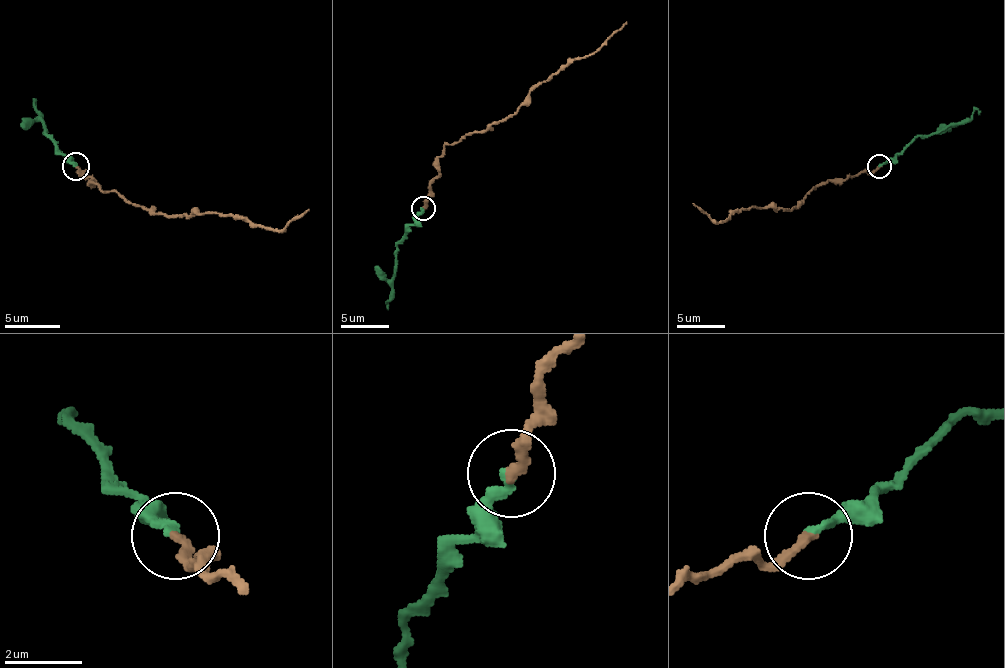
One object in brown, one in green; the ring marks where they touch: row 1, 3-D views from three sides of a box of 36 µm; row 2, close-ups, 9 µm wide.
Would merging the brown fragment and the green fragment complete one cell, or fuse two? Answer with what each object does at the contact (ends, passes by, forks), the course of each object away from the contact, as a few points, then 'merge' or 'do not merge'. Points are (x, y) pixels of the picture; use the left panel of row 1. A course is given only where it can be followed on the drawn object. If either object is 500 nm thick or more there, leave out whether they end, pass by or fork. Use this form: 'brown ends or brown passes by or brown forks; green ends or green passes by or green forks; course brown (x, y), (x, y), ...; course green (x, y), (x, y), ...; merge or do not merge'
brown ends; green ends; course brown (75, 167), (102, 192), (116, 192), (155, 214), (171, 216), (232, 214), (251, 225), (282, 230), (309, 208); course green (75, 167), (45, 134), (42, 117), (36, 106); do not merge

